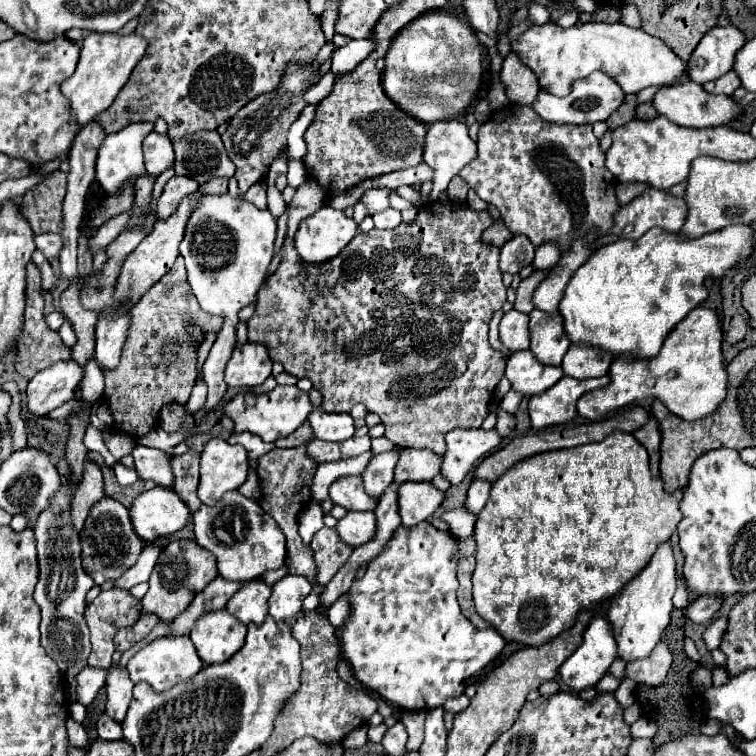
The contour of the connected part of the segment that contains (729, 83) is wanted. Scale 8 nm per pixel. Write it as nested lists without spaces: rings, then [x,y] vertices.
[[[731,70],[731,72],[727,72],[725,76],[721,76],[717,80],[705,82],[703,84],[703,90],[709,92],[709,94],[725,94],[725,96],[731,96],[739,86],[741,86],[741,82],[737,80],[737,74]]]

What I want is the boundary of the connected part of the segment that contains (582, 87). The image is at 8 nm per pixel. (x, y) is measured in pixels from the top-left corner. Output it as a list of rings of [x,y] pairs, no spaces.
[[[593,72],[589,78],[577,78],[571,84],[571,92],[567,96],[555,96],[547,90],[539,90],[537,98],[533,100],[533,110],[547,122],[553,124],[593,124],[597,120],[607,120],[623,102],[625,94],[621,86],[603,72]]]

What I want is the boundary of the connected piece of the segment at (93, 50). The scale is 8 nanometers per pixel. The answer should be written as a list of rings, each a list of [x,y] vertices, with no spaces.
[[[91,32],[83,40],[83,48],[81,48],[81,58],[79,58],[77,70],[73,72],[71,78],[65,80],[65,84],[61,84],[61,92],[69,100],[71,118],[79,126],[85,126],[87,122],[91,122],[95,116],[99,116],[101,112],[105,112],[111,106],[111,102],[115,100],[117,92],[129,80],[129,72],[133,70],[133,66],[145,54],[145,48],[147,48],[147,42],[141,40],[135,34],[117,36],[117,34]]]

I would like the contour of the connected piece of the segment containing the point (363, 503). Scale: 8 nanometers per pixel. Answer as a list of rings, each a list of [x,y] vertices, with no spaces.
[[[345,476],[331,484],[329,496],[335,504],[345,510],[373,510],[377,504],[369,500],[369,494],[363,490],[359,476]]]

